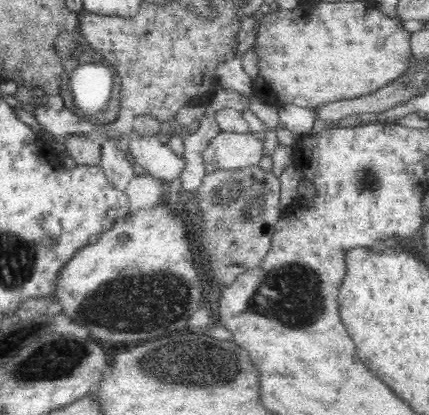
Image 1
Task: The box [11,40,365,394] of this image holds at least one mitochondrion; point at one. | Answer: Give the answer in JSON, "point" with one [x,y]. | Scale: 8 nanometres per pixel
{"point":[137,307]}

